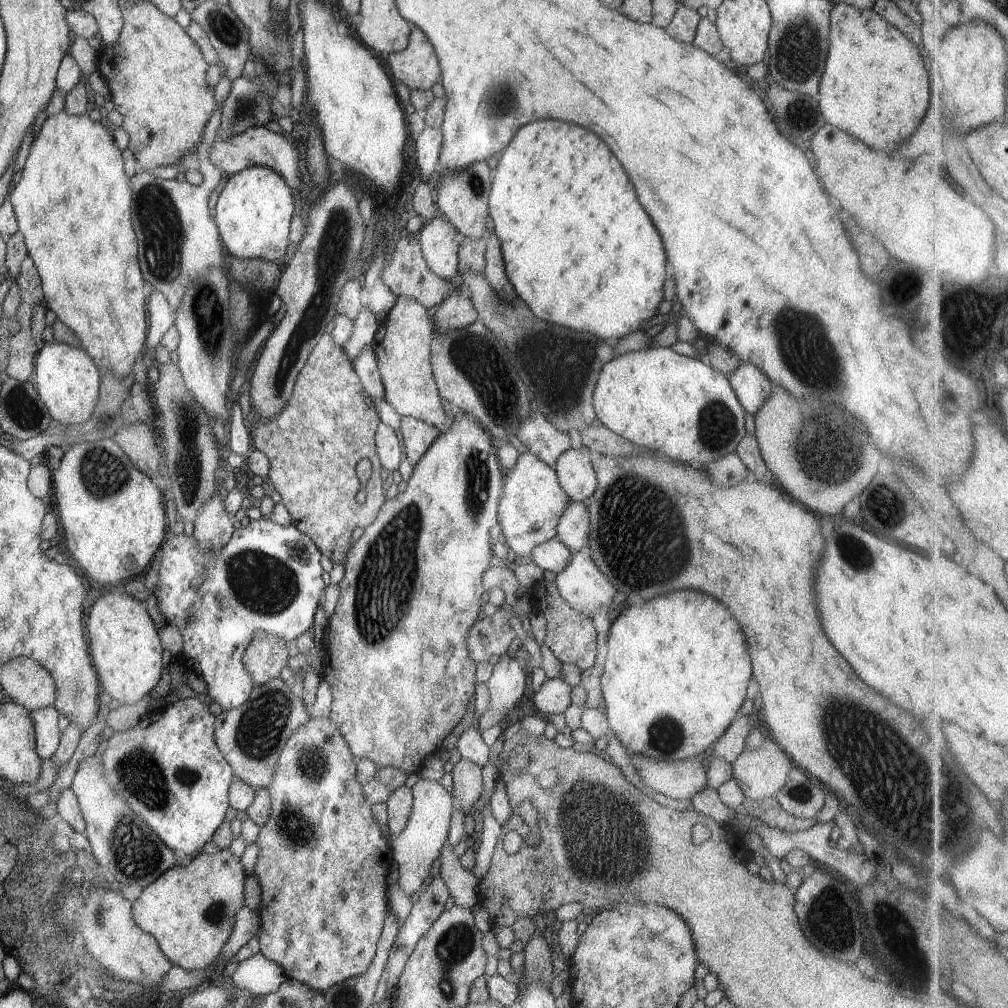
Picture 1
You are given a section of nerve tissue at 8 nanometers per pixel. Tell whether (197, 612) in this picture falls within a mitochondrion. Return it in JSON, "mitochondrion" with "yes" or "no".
{"mitochondrion":"no"}

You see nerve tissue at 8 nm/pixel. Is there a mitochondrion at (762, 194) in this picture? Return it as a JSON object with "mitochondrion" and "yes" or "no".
{"mitochondrion":"yes"}

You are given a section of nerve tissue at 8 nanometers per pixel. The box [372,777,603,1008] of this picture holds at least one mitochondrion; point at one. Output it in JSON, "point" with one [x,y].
{"point":[454,946]}

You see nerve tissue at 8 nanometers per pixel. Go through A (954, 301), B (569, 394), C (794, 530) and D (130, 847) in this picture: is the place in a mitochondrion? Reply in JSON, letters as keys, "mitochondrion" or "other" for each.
{"A":"other","B":"mitochondrion","C":"other","D":"mitochondrion"}

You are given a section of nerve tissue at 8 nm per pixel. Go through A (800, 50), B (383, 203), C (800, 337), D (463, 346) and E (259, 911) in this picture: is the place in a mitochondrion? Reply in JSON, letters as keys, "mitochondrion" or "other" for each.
{"A":"mitochondrion","B":"other","C":"mitochondrion","D":"mitochondrion","E":"other"}

